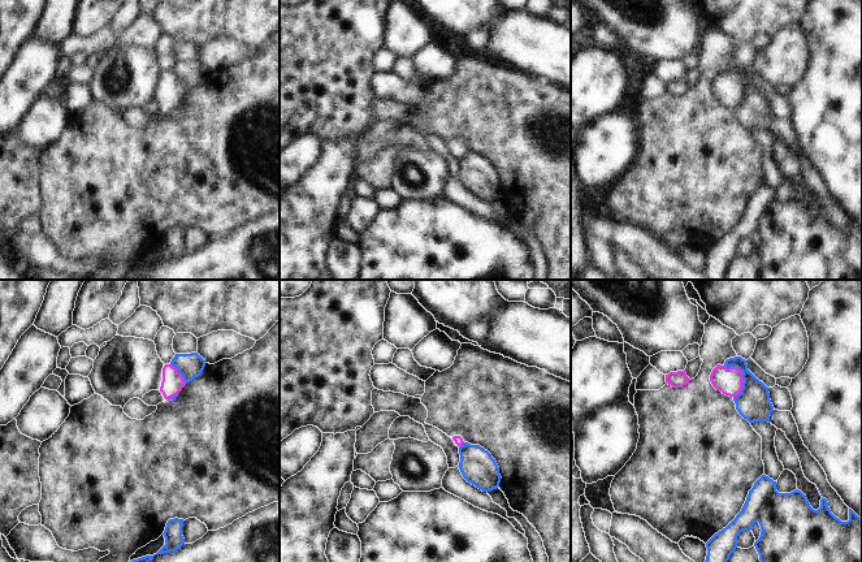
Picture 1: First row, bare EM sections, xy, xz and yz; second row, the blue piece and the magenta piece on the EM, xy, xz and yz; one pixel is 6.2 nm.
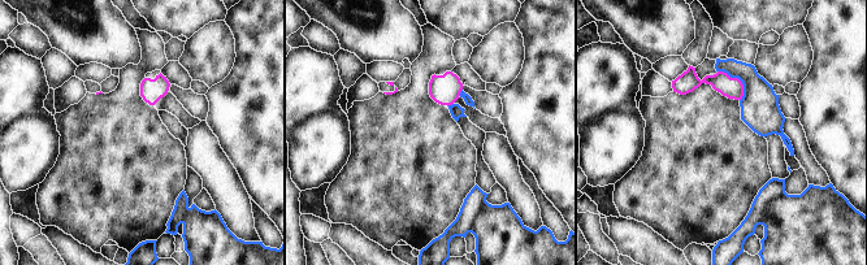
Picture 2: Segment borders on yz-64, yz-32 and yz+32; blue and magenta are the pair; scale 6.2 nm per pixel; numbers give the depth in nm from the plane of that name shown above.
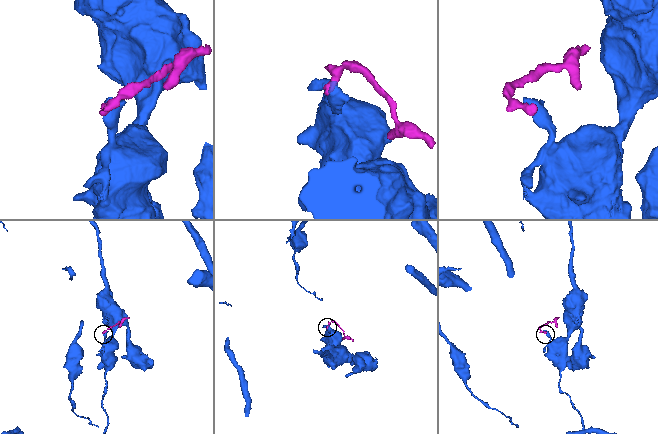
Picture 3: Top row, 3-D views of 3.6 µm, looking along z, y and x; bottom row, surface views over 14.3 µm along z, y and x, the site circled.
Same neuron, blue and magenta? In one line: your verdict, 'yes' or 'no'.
no

